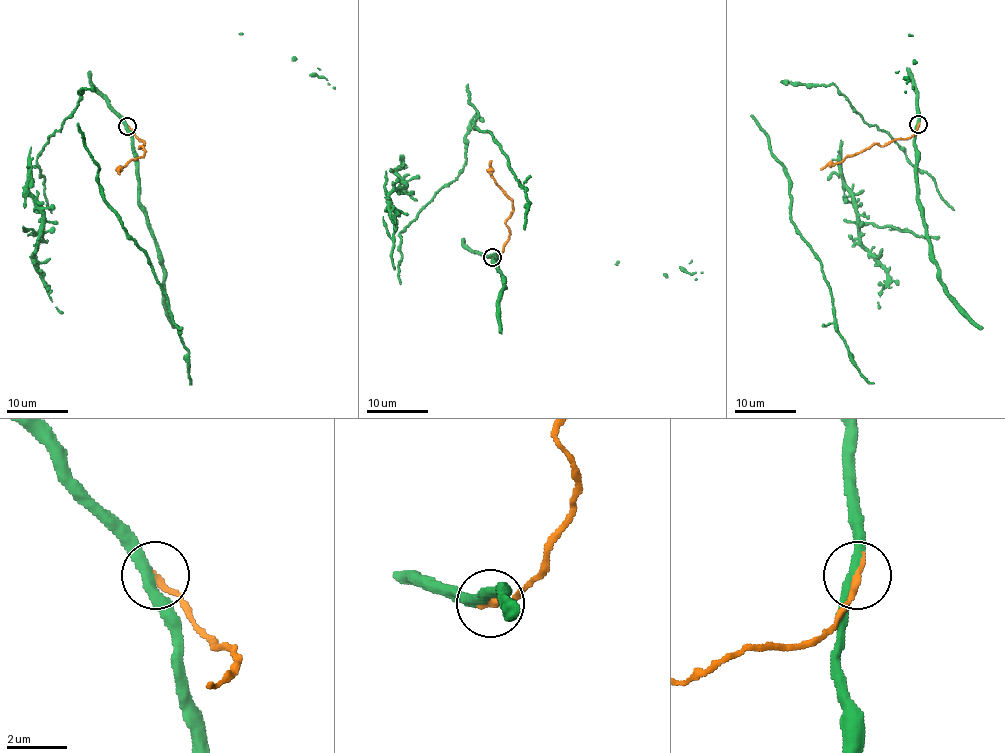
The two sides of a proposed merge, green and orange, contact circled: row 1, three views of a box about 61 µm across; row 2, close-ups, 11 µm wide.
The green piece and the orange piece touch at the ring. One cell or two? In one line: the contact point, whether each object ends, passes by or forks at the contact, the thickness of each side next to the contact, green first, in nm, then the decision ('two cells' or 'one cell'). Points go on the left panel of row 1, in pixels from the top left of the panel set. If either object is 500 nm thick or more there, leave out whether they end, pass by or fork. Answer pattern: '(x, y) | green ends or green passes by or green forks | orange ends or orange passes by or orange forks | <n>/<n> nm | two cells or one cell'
(127, 126) | green passes by | orange ends | 360/240 nm | two cells

